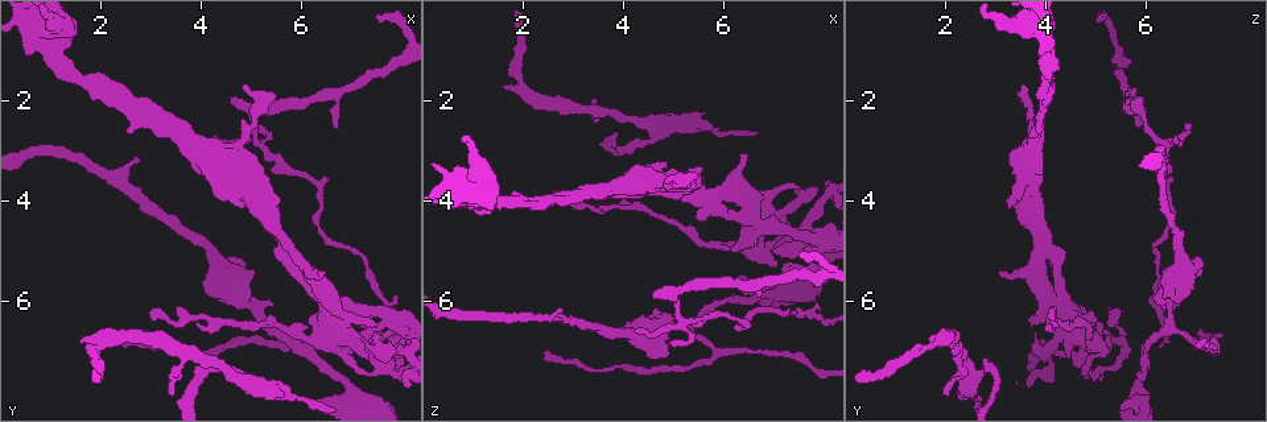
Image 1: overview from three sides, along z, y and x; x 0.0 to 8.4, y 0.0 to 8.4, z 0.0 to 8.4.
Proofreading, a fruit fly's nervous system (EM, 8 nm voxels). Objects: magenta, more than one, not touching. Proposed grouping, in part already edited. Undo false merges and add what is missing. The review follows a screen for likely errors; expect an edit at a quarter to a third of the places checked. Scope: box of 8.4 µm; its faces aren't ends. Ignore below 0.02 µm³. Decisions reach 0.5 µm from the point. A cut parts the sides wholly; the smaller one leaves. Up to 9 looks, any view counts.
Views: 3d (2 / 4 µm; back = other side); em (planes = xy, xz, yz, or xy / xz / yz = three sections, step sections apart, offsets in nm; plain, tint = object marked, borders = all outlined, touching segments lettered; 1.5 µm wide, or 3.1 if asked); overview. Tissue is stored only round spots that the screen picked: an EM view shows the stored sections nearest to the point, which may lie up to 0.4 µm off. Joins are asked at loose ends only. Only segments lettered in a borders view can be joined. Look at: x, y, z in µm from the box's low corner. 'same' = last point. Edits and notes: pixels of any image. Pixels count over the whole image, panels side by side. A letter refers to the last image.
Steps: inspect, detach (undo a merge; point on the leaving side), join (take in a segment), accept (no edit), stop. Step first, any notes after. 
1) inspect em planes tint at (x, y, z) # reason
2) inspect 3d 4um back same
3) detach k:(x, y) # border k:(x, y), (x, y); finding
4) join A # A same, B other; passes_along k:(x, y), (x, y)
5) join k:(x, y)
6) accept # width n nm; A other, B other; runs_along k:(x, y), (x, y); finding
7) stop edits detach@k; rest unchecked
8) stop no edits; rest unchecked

inspect 3d 2um at (1.60, 6.85, 1.75) # free end

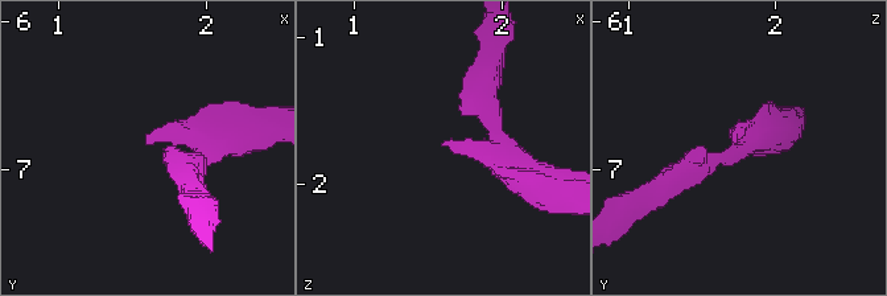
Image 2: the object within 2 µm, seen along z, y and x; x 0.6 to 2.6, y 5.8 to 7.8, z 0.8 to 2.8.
inspect em planes borders at (1.60, 6.78, 1.70) # arm_widths 170, 260 nm; shape alone is not enough

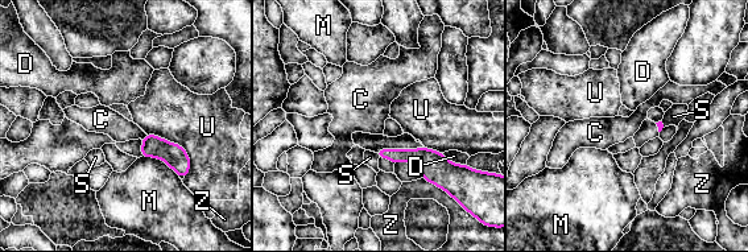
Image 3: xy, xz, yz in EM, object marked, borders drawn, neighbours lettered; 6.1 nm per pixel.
accept # C other, D other, M other, S other, U other, Z other; none of them fits

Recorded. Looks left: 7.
inspect 3d 2um at (4.80, 4.15, 3.35) # branch stops here

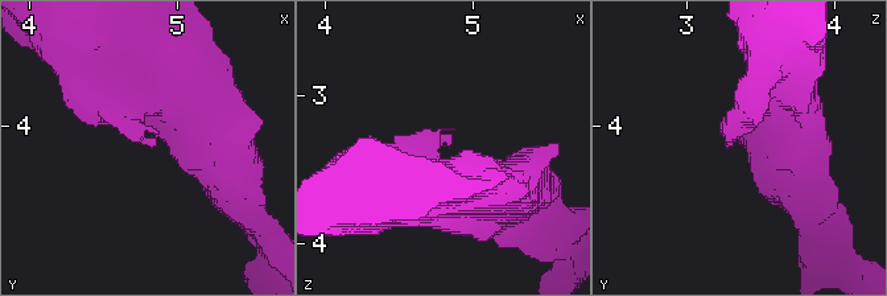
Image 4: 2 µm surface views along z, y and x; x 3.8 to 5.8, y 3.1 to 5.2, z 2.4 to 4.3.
inspect em planes borders at (4.82, 4.16, 3.30) # now the EM

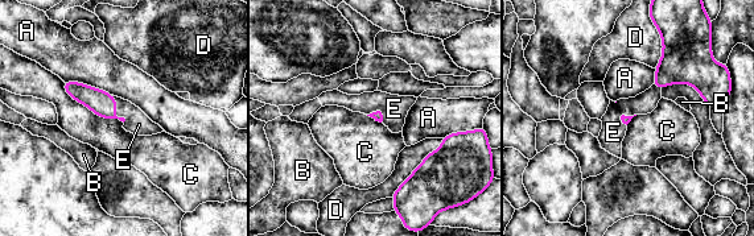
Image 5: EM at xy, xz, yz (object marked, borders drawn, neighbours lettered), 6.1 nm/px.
join E # A other, B other, C other, D other, E same; passes_along 5:(101, 103), (115, 116), (139, 124); it goes on there

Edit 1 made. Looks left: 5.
inspect overview

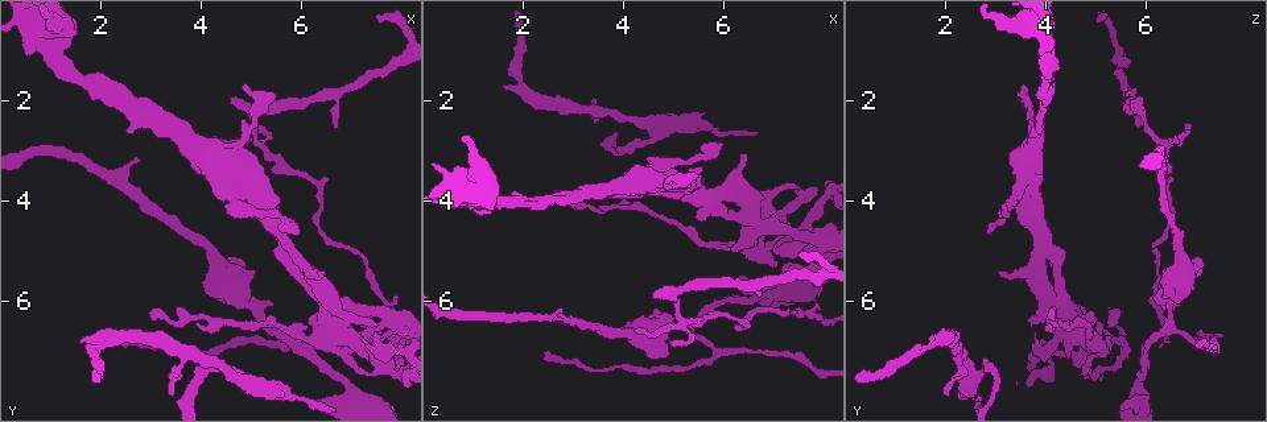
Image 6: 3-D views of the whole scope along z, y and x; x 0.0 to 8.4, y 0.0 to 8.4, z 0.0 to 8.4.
inspect em xy step 8 borders at (6.60, 6.85, 7.00) # narrows sharply

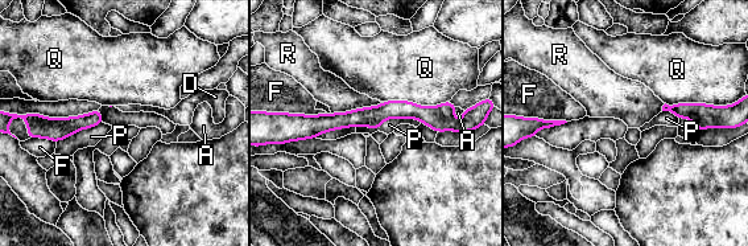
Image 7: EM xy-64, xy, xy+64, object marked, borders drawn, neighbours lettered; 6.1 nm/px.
accept # A other, D other, F other, P other, Q other, R other; runs_along 7:(297, 119), (413, 110), (455, 127); continuous, no second neuron

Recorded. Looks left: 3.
inspect 3d 2um at (2.50, 6.85, 7.00) # tapers out

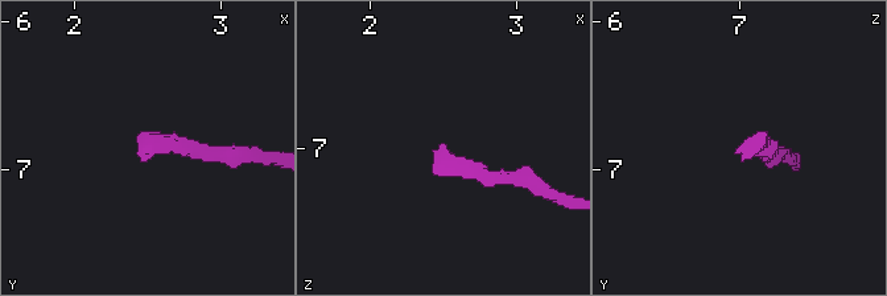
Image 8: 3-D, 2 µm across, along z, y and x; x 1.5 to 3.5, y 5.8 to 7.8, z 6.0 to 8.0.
inspect em yz step 4 borders at (2.54, 6.88, 7.00) # shape alone is not enough

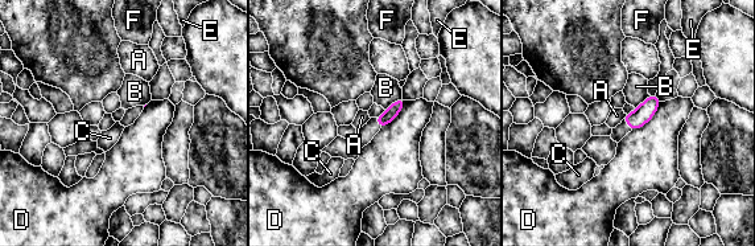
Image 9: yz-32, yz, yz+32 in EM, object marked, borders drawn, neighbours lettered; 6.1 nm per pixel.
inspect em xy step 8 borders same # another direction

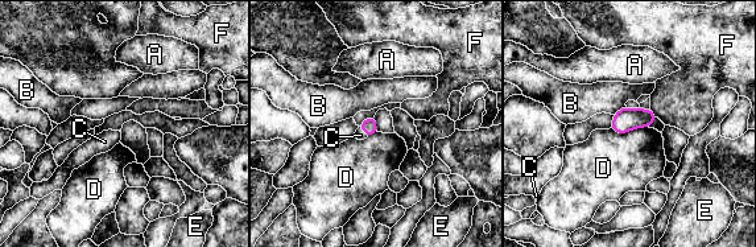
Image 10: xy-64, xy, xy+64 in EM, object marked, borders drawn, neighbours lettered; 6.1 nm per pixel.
join C # longest_contact D 240 nm; A other, B other, C same, D other, E other, F other; passes_along 10:(370, 127), (364, 131), (360, 135); the neuron continues

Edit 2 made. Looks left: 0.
stop edits join@5, join@10; rest unchecked

